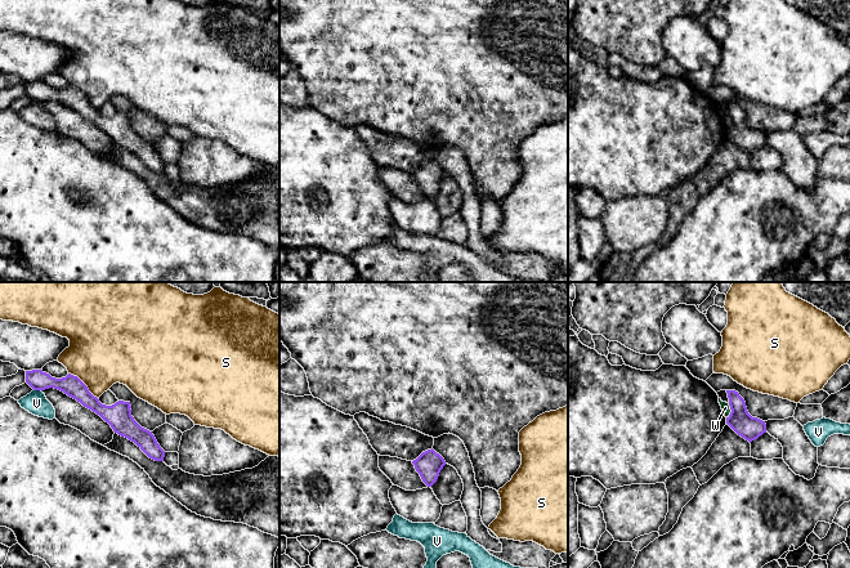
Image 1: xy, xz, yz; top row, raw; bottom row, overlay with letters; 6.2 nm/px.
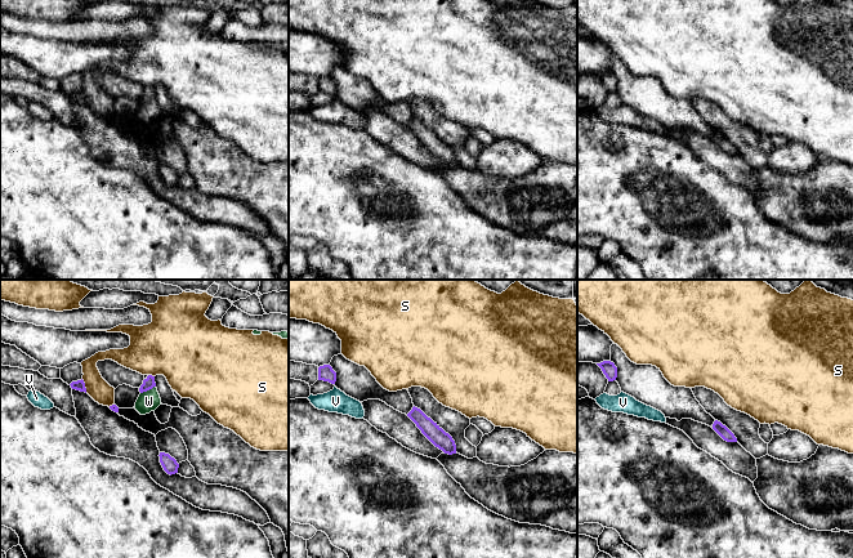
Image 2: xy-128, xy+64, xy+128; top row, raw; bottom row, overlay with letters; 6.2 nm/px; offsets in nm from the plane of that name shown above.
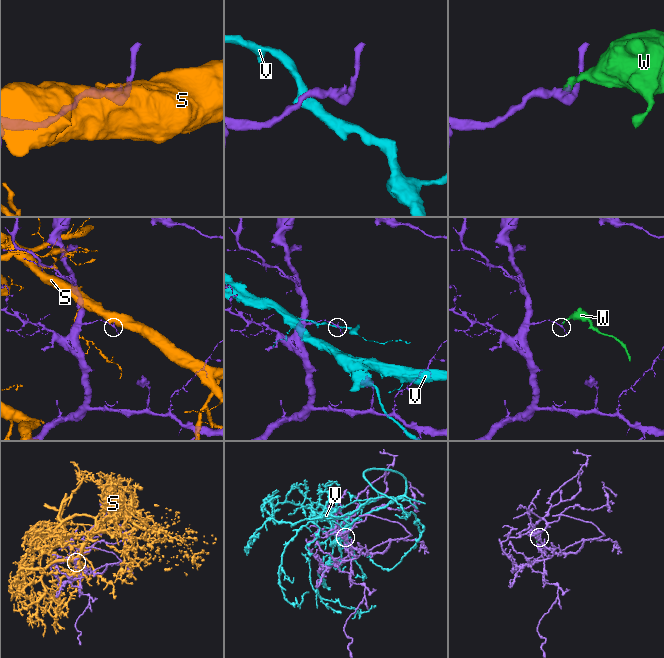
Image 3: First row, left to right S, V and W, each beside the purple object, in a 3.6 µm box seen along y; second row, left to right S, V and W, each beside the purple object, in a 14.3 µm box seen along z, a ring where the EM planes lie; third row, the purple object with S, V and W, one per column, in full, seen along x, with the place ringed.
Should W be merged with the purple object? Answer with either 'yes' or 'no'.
no

